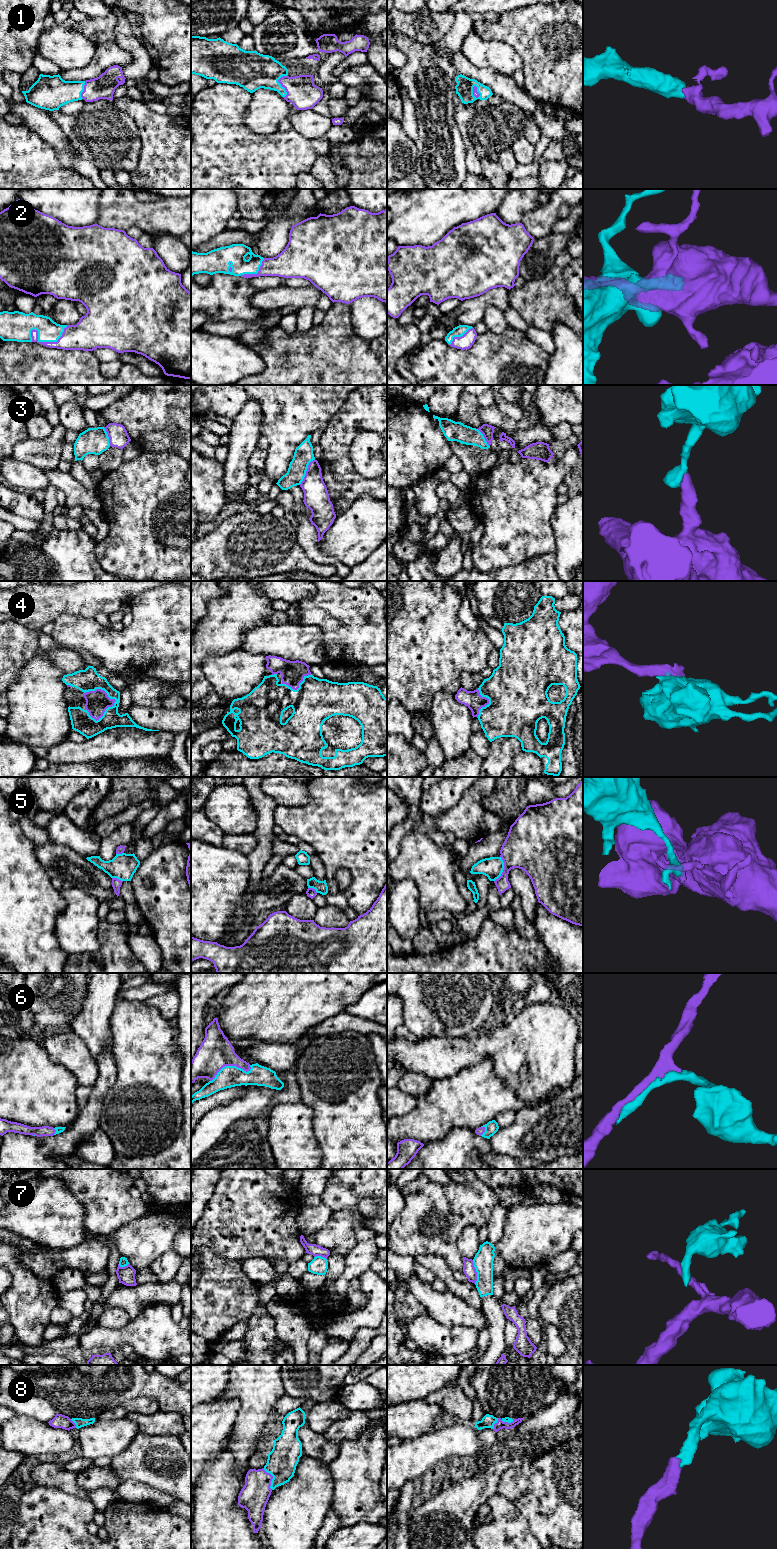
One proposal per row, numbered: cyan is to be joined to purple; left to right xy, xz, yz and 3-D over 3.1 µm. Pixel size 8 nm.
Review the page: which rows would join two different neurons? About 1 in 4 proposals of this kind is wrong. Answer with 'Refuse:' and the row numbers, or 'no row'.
Refuse: 3, 5, 7

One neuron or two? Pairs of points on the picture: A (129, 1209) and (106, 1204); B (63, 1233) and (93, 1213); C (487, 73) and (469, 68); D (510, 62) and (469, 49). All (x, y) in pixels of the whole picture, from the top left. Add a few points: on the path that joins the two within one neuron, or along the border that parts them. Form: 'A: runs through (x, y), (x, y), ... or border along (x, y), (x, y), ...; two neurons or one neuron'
A: runs through (123, 1208), (112, 1206); one neuron
B: border along (75, 1197), (84, 1209), (84, 1227), (91, 1234); two neurons
C: runs through (483, 73), (473, 72); one neuron
D: runs through (500, 56), (479, 52); one neuron

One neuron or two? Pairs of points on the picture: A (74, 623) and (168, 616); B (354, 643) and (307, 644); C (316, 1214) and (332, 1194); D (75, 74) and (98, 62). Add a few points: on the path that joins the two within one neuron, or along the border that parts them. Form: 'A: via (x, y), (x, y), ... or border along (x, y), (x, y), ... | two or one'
A: via (97, 638), (145, 638) | one
B: border along (309, 624), (320, 628), (321, 643), (331, 663) | two
C: border along (322, 1201), (332, 1211) | two
D: via (81, 74), (88, 72), (92, 68) | one

